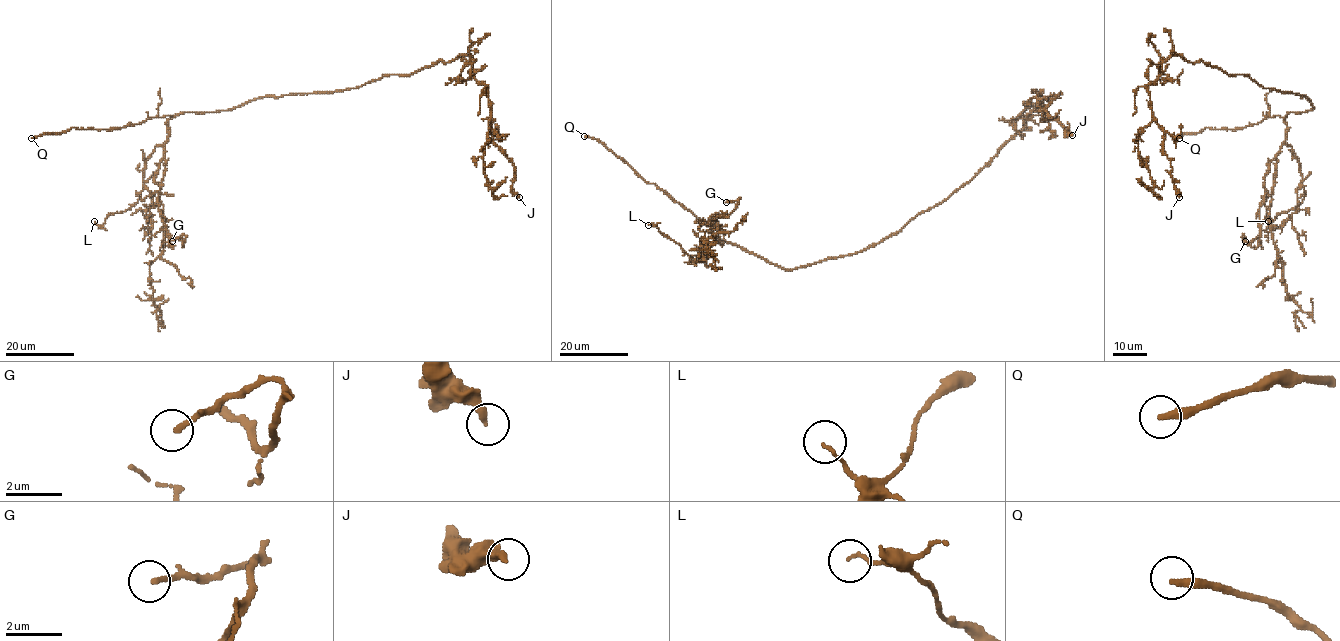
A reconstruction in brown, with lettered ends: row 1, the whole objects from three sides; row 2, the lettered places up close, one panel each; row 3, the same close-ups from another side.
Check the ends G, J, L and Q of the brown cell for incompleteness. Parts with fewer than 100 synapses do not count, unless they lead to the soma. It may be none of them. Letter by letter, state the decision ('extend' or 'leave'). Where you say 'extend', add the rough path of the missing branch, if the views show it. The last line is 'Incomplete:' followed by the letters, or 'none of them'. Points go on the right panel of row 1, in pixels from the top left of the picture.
G: leave
J: leave
L: leave
Q: extend; missing branch runs (1179, 138), (1194, 146), (1204, 141)
Incomplete: Q

